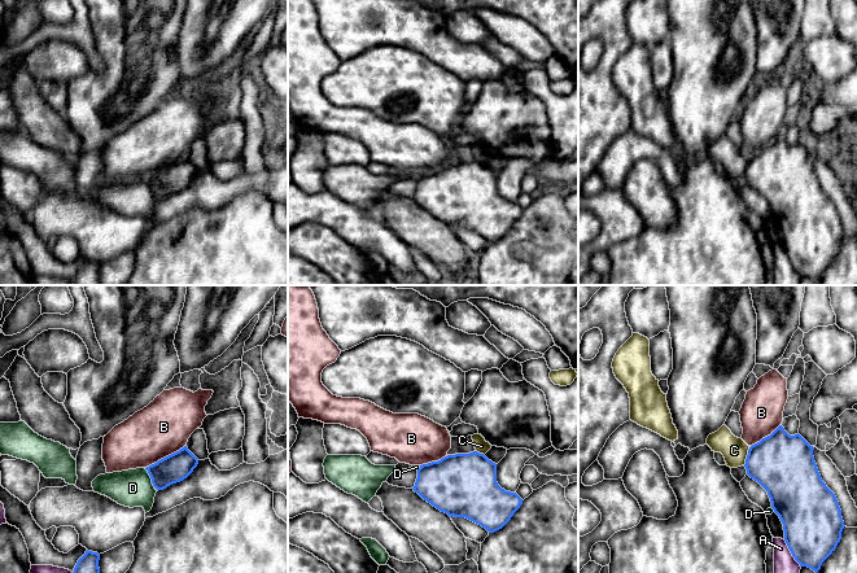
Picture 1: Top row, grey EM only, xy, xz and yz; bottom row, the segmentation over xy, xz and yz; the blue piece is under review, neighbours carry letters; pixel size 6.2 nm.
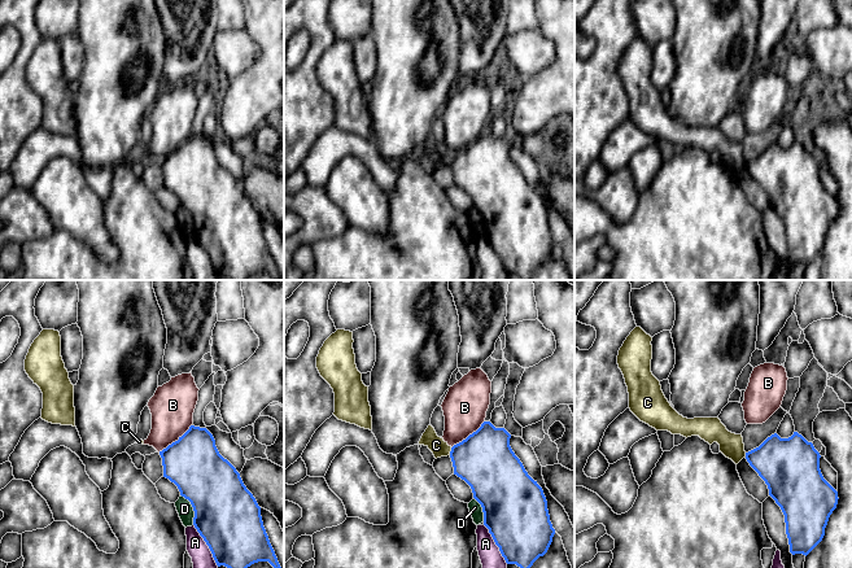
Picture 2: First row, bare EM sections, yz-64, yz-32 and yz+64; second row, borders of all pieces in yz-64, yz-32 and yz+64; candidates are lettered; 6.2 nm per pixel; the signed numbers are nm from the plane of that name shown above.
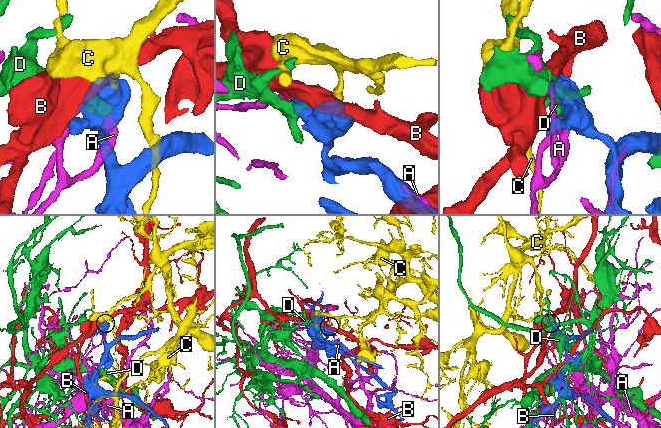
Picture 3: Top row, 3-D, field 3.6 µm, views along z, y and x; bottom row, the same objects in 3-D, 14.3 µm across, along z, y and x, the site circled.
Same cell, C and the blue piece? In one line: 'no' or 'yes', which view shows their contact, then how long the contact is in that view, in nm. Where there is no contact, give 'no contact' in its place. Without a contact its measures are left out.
no | yz | 120 nm

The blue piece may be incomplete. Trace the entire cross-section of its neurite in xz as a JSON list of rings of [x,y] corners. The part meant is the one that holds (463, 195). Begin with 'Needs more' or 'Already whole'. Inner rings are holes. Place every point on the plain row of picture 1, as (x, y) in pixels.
Already whole. [[[477,161],[420,175],[412,197],[450,227],[465,227],[489,242],[502,239],[522,209],[497,192],[497,174]]]

